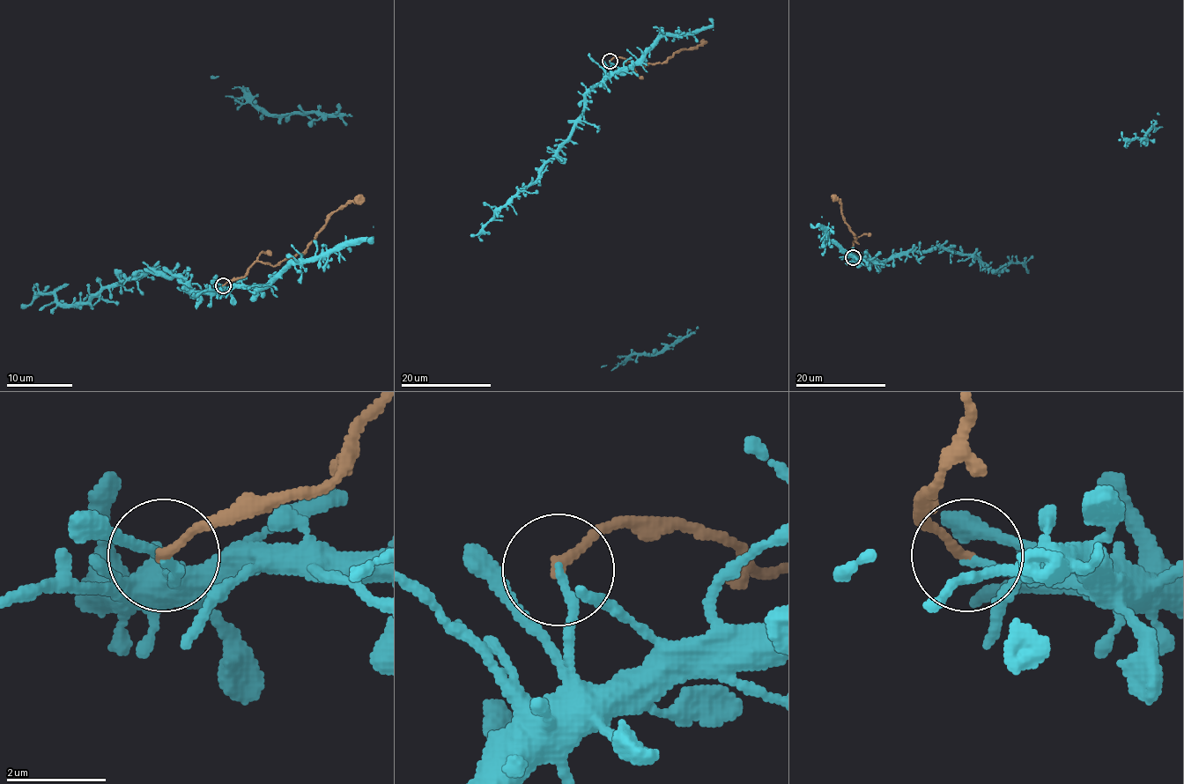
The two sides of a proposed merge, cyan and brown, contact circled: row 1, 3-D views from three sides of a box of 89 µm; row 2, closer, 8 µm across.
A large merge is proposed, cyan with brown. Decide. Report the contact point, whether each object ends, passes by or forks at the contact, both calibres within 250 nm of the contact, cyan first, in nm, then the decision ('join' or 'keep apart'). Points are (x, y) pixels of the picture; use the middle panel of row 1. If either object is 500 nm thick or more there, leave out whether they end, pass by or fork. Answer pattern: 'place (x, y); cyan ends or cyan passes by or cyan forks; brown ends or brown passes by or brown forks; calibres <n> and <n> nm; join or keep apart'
place (610, 61); cyan ends; brown ends; calibres 160 and 200 nm; keep apart

